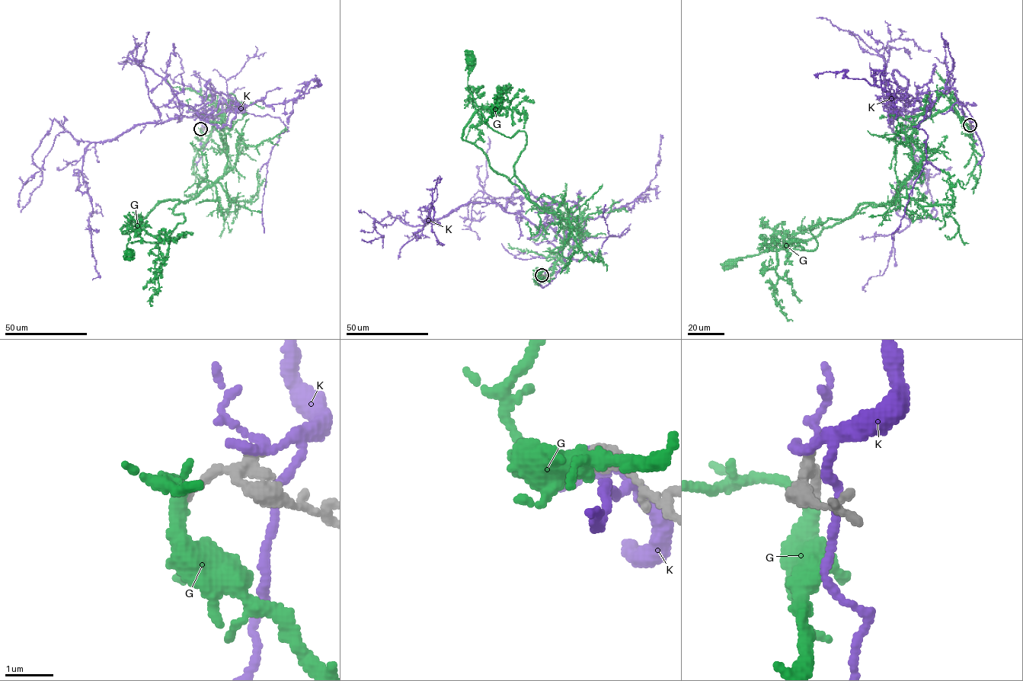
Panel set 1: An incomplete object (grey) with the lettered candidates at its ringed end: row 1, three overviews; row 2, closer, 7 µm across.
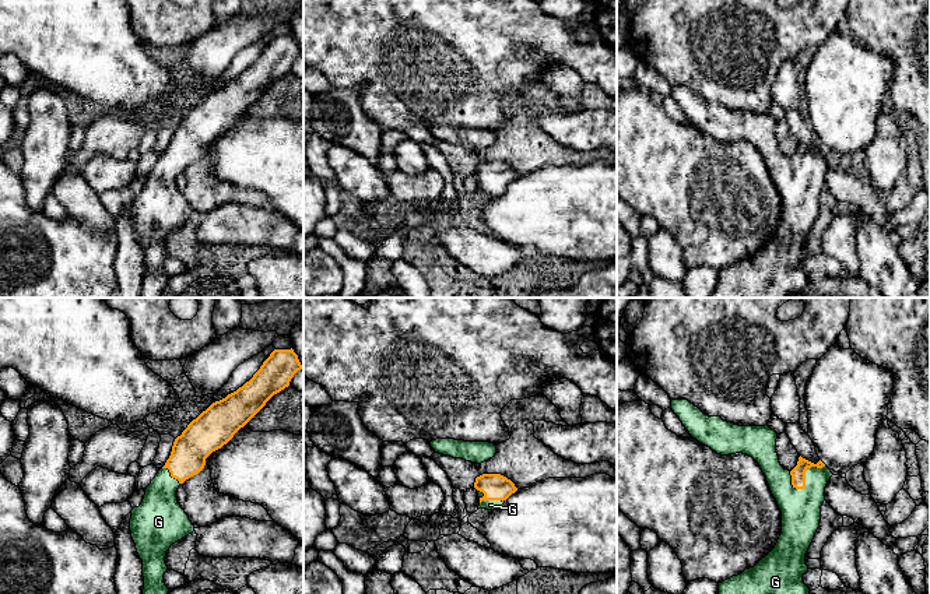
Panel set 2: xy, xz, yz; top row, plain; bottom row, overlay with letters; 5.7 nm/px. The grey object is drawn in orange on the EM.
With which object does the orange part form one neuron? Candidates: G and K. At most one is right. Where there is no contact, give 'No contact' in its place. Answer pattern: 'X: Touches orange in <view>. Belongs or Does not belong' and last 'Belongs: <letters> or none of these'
G: Touches orange in yz. Belongs
K: No contact. Does not belong
Belongs: G

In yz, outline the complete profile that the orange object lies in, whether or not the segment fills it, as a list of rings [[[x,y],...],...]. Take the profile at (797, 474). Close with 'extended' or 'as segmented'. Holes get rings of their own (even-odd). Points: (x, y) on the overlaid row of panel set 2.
[[[671,400],[670,408],[694,439],[717,454],[752,457],[782,512],[782,534],[775,548],[754,567],[719,583],[719,594],[810,594],[803,583],[808,570],[806,553],[820,527],[831,470],[821,460],[814,464],[801,456],[792,471],[785,470],[776,453],[778,433],[768,425],[738,426],[705,415],[688,400]]]; extended

